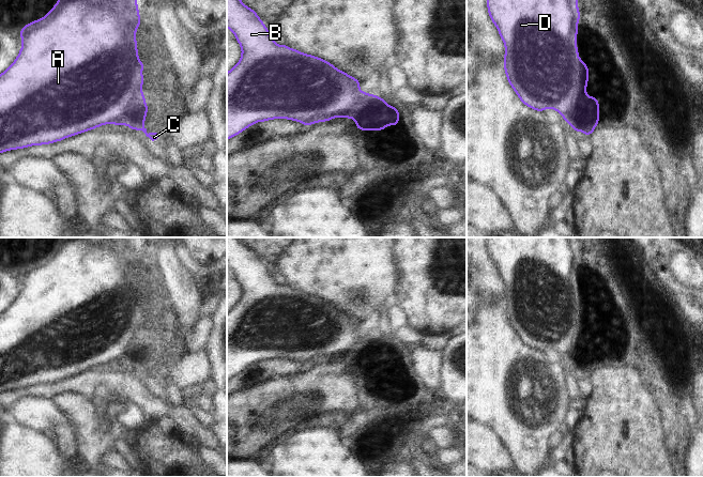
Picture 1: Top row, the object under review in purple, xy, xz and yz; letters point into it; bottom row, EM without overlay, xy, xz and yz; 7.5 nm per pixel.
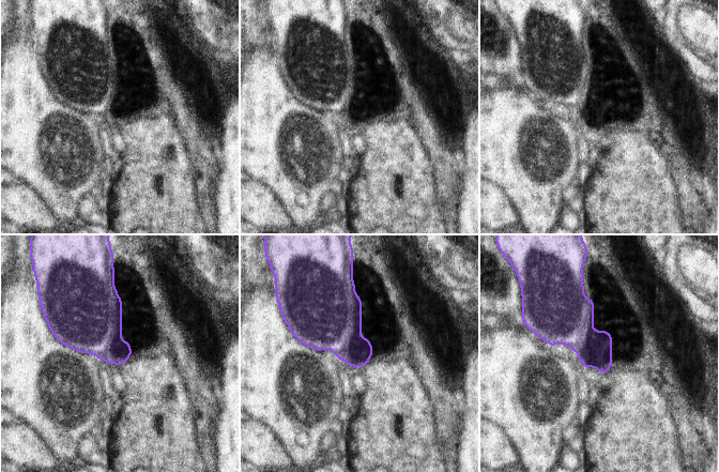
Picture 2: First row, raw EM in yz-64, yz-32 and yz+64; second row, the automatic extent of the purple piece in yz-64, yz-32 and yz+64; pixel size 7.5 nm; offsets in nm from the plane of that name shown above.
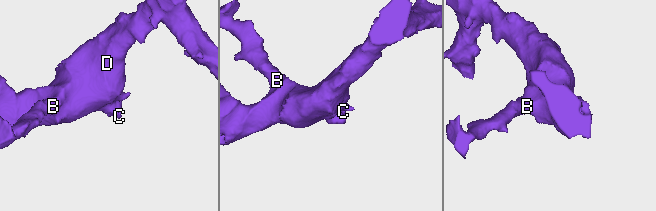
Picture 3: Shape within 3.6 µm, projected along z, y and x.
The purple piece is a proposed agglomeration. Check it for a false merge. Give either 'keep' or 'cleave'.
keep

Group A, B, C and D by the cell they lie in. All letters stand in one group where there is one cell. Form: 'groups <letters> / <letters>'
groups A B C D

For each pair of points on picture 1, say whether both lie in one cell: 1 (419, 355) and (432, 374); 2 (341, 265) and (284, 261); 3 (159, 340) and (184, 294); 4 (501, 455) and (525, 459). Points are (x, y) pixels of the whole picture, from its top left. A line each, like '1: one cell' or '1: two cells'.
1: one cell
2: one cell
3: one cell
4: two cells

